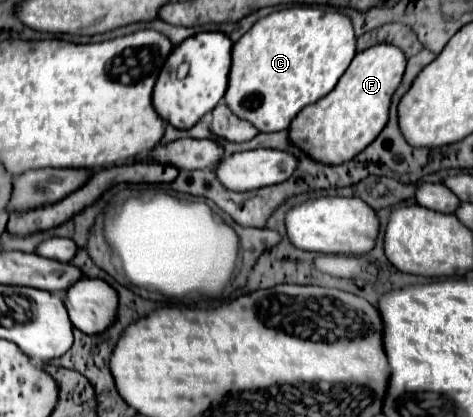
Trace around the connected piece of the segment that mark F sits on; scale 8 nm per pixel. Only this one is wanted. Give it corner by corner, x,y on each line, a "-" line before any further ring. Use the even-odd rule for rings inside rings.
377,44
377,46
371,46
359,52
353,58
349,70
339,80
339,86
335,86
335,90
331,90
327,98
321,98
319,102
315,102
315,106
307,106
307,110
299,112
293,118
289,126
289,142
301,148
311,160
321,162
321,164
341,164
341,162
355,158
361,150
365,150
379,136
379,132
383,130
383,124
387,124
389,102
391,102
395,88
399,86
403,78
405,64
407,64
405,54
397,46
391,46
391,44

